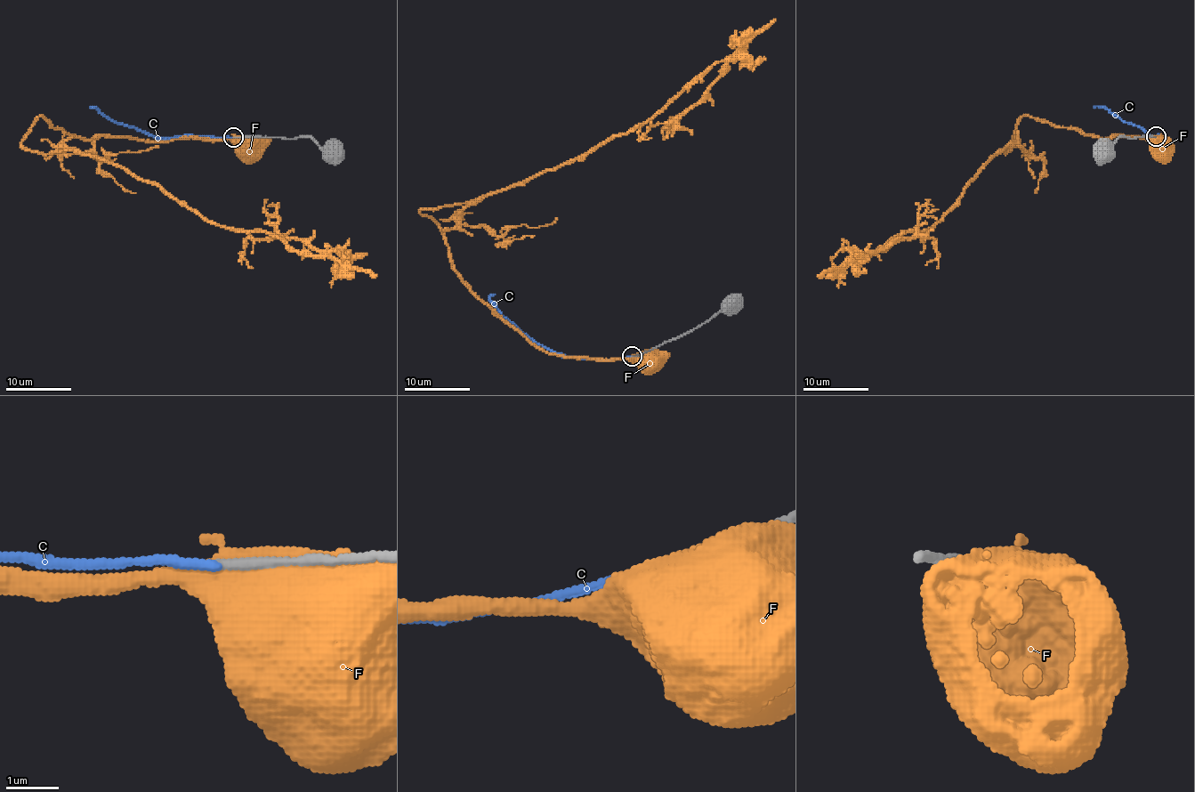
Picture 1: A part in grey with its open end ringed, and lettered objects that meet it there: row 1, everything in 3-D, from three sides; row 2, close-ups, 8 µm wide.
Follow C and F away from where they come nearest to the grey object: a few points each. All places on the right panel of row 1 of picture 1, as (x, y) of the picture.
C: (1156, 137), (1160, 135), (1152, 137), (1141, 127), (1094, 106)
F: (1156, 137), (1154, 149), (1160, 150)

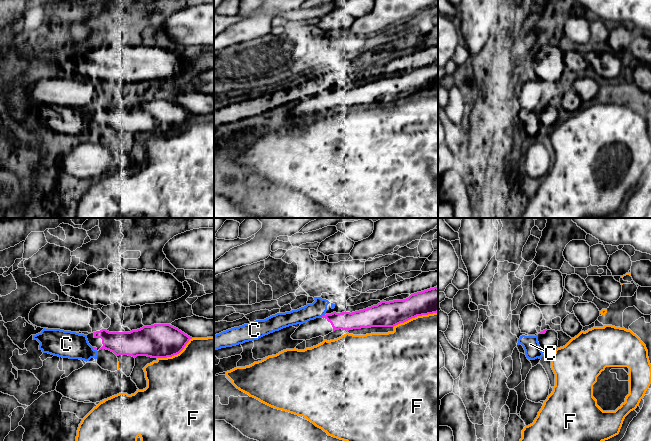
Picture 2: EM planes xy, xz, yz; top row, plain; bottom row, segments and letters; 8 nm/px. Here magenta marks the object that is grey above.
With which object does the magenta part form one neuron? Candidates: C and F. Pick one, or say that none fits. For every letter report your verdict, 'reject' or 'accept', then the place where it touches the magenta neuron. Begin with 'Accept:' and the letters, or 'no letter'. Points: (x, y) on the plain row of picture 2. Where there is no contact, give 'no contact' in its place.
Accept: no letter
C: reject; contact xz (322, 92)
F: reject; contact xz (415, 92)

